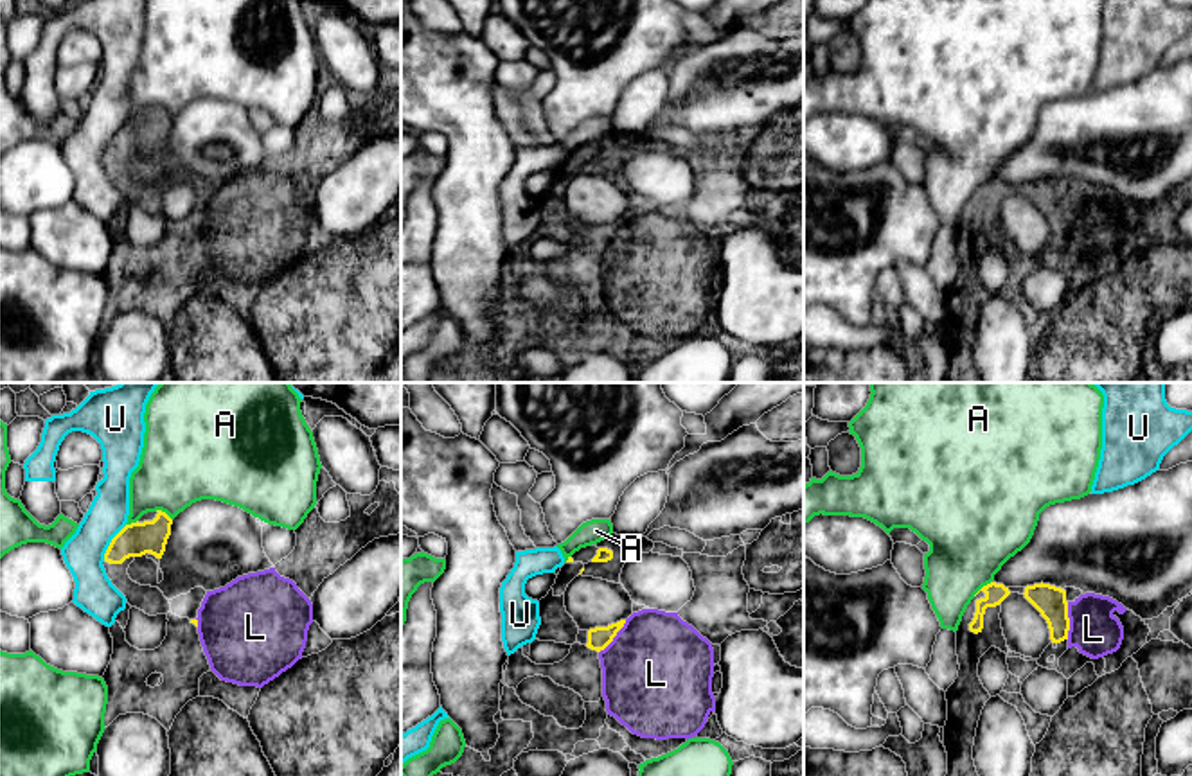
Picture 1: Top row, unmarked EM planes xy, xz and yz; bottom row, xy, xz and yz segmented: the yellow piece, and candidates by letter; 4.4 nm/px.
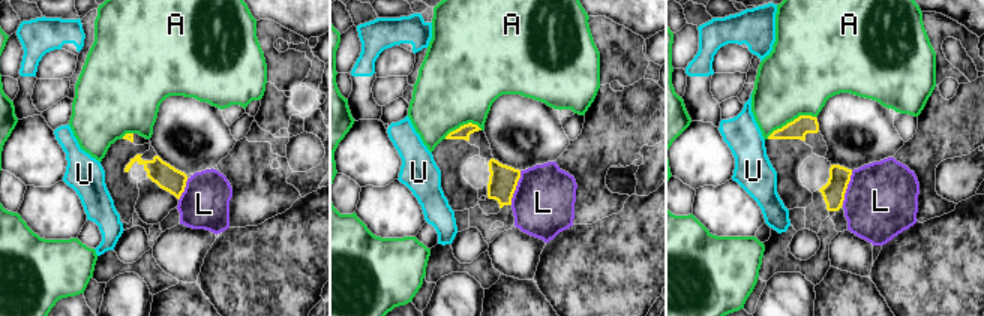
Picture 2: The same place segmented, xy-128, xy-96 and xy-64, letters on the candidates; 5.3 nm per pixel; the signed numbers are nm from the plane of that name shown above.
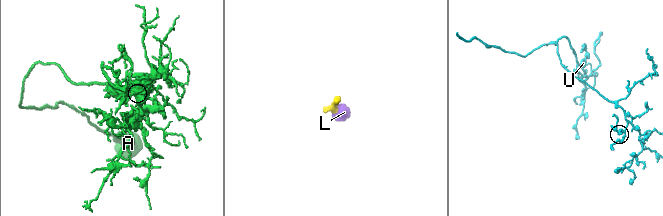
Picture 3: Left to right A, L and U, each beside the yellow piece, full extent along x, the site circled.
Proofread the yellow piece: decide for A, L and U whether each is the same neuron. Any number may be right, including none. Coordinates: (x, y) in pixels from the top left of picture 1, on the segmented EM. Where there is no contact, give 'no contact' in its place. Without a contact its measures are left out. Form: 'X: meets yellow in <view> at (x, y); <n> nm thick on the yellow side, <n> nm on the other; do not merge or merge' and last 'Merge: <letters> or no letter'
A: meets yellow in yz at (984, 586); 100 nm thick on the yellow side, 400 nm on the other; do not merge
L: meets yellow in yz at (1068, 620); 140 nm thick on the yellow side, 220 nm on the other; merge
U: meets yellow in xy at (110, 543); 150 nm thick on the yellow side, 190 nm on the other; do not merge
Merge: L

